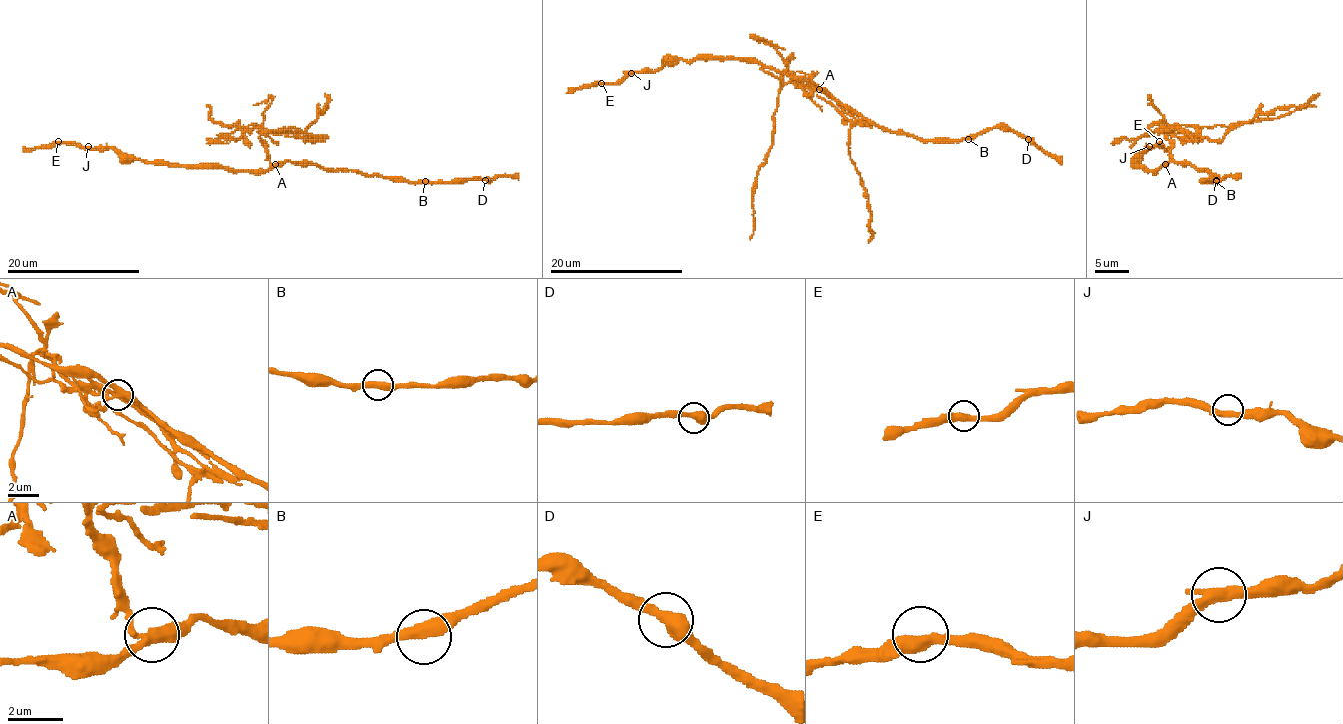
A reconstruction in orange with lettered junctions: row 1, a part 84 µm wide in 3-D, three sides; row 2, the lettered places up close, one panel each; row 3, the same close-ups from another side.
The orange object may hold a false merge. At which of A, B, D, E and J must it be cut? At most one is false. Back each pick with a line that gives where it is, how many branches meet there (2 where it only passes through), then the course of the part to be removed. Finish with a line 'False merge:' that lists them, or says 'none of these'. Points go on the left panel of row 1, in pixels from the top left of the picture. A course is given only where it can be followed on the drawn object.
A: at (275, 164); 3 branches meet; foreign part runs (275, 165), (268, 160), (258, 126), (241, 128), (236, 121), (225, 126), (210, 118), (206, 106)
False merge: A

